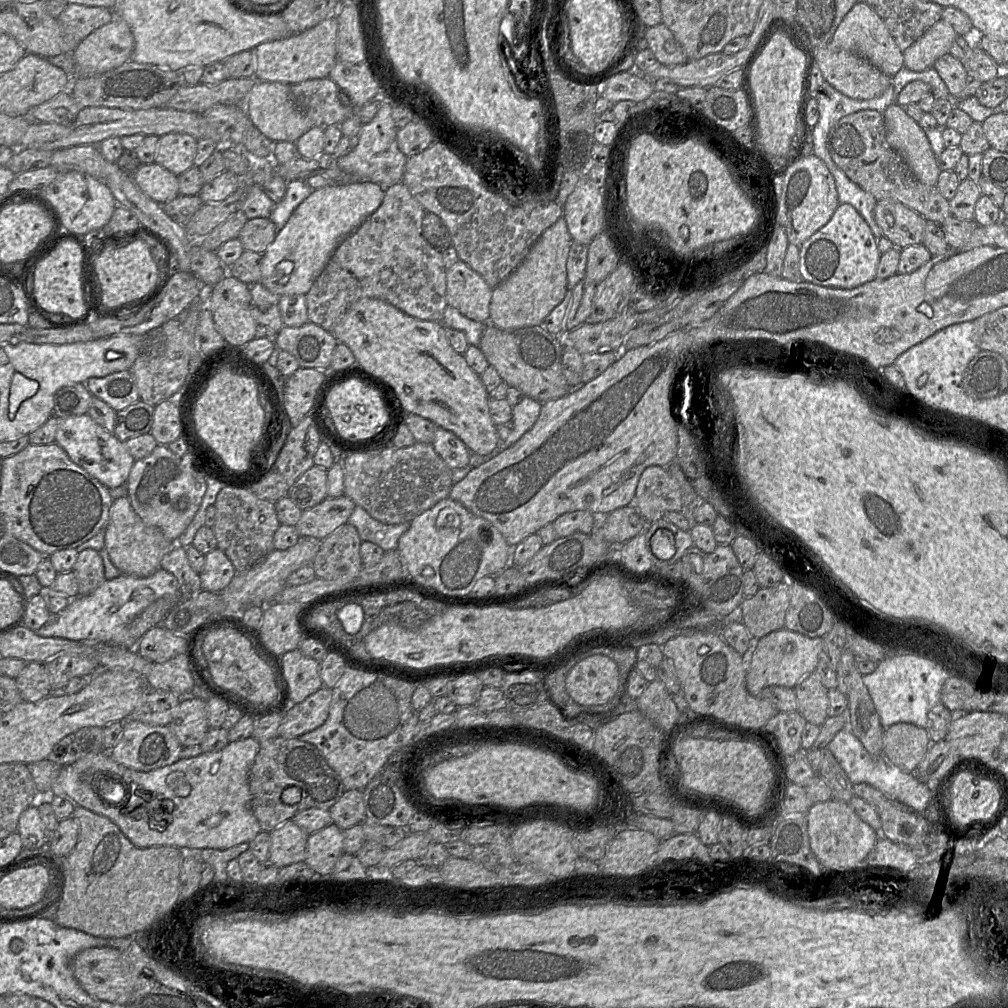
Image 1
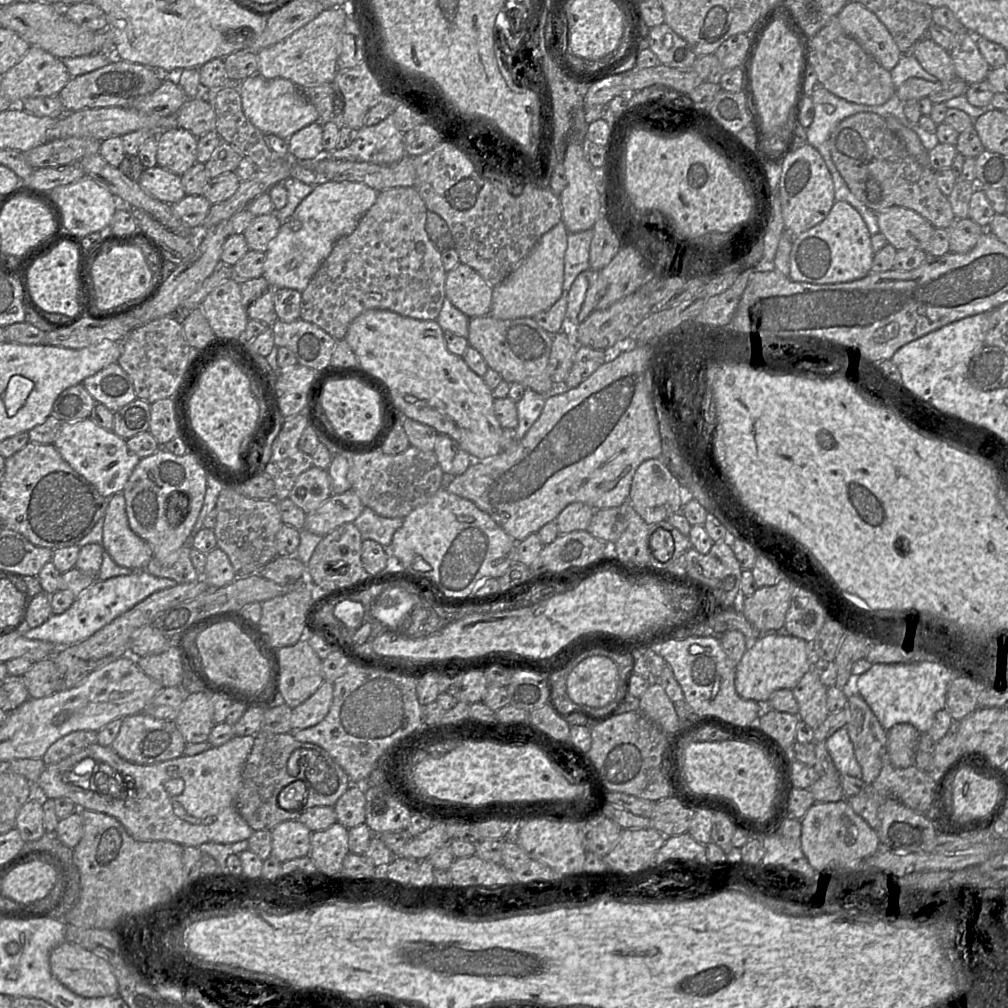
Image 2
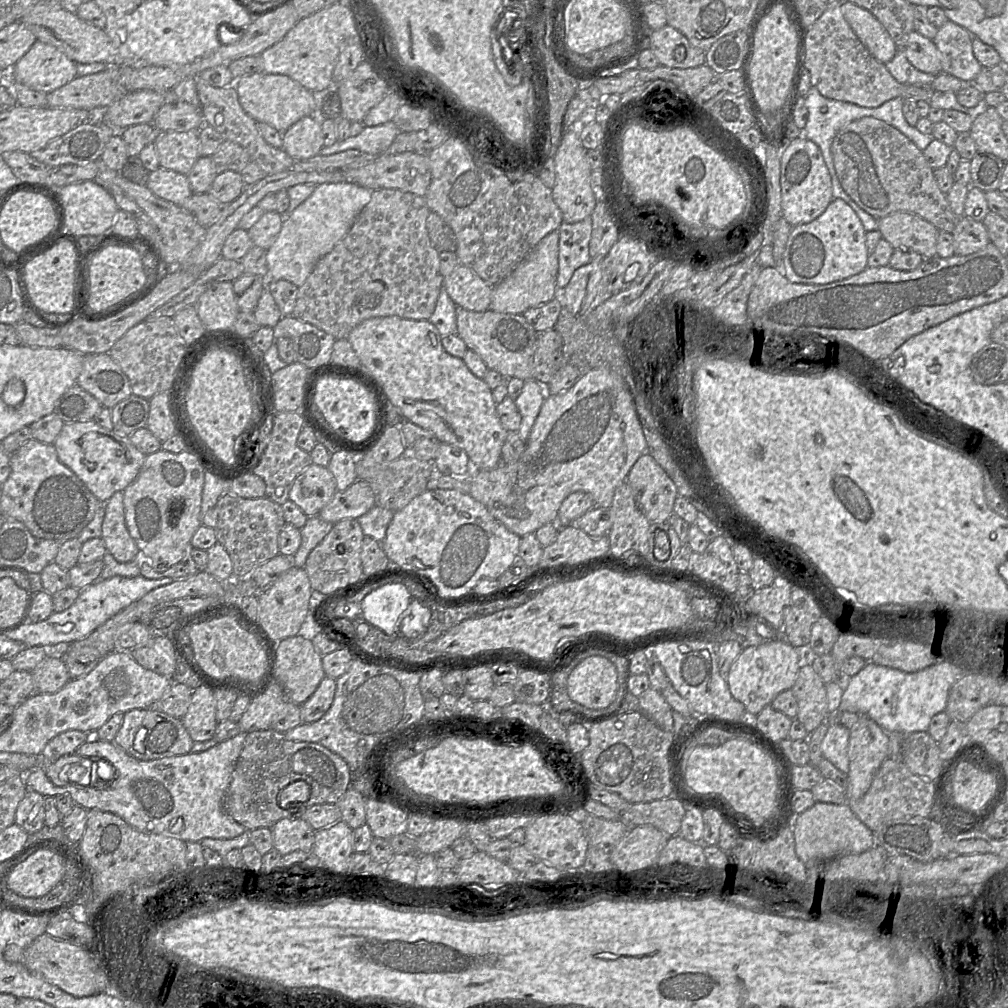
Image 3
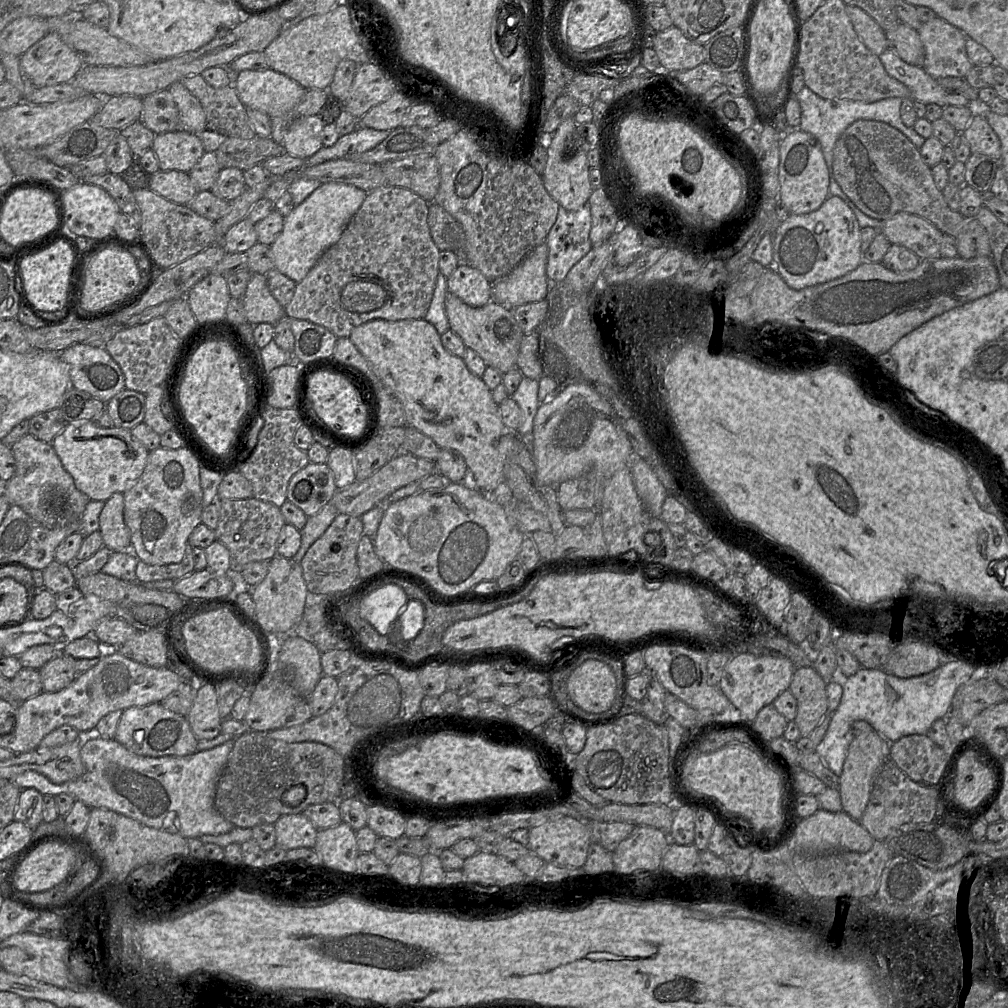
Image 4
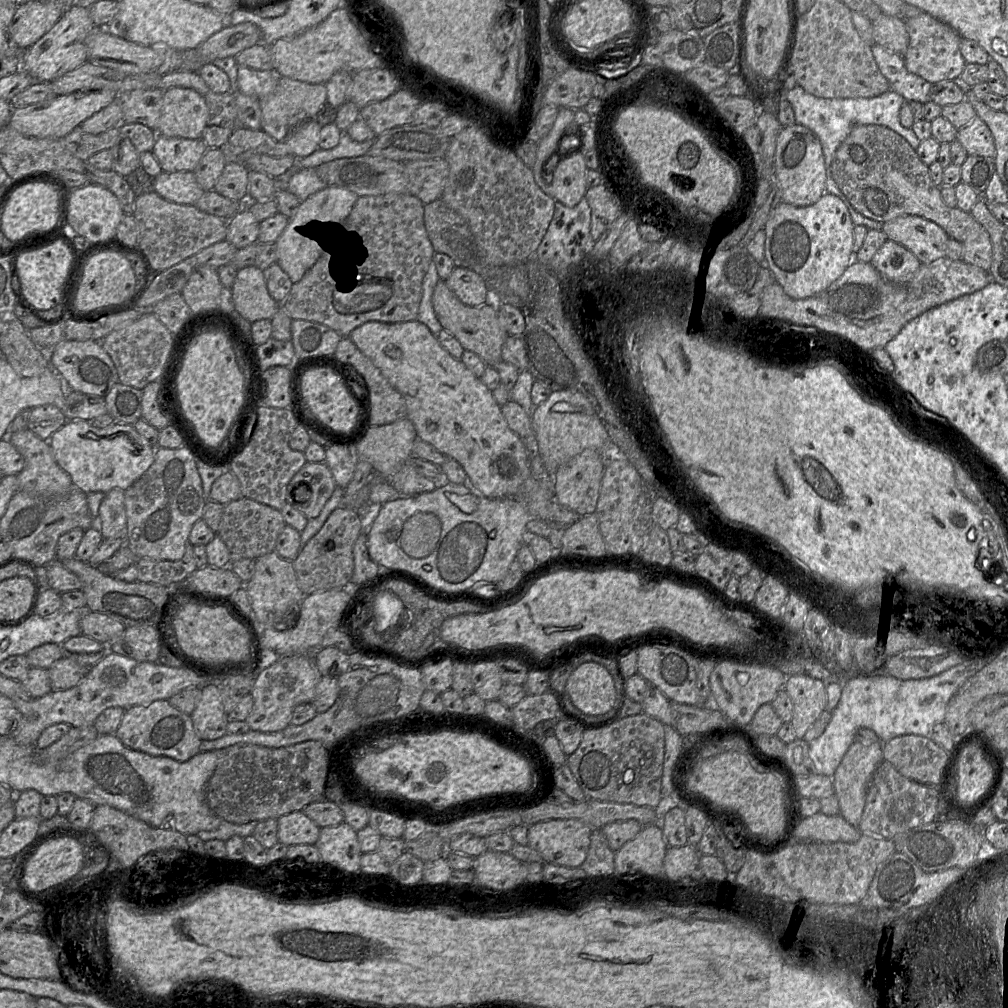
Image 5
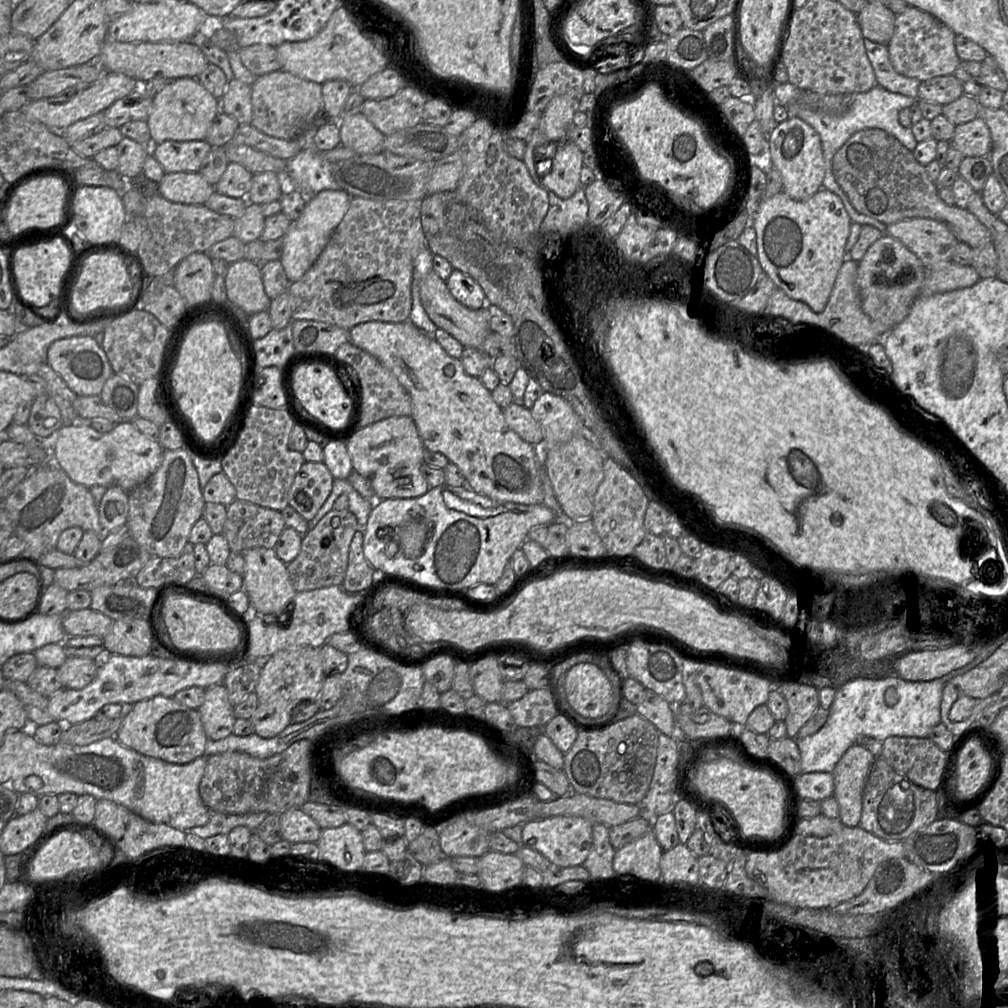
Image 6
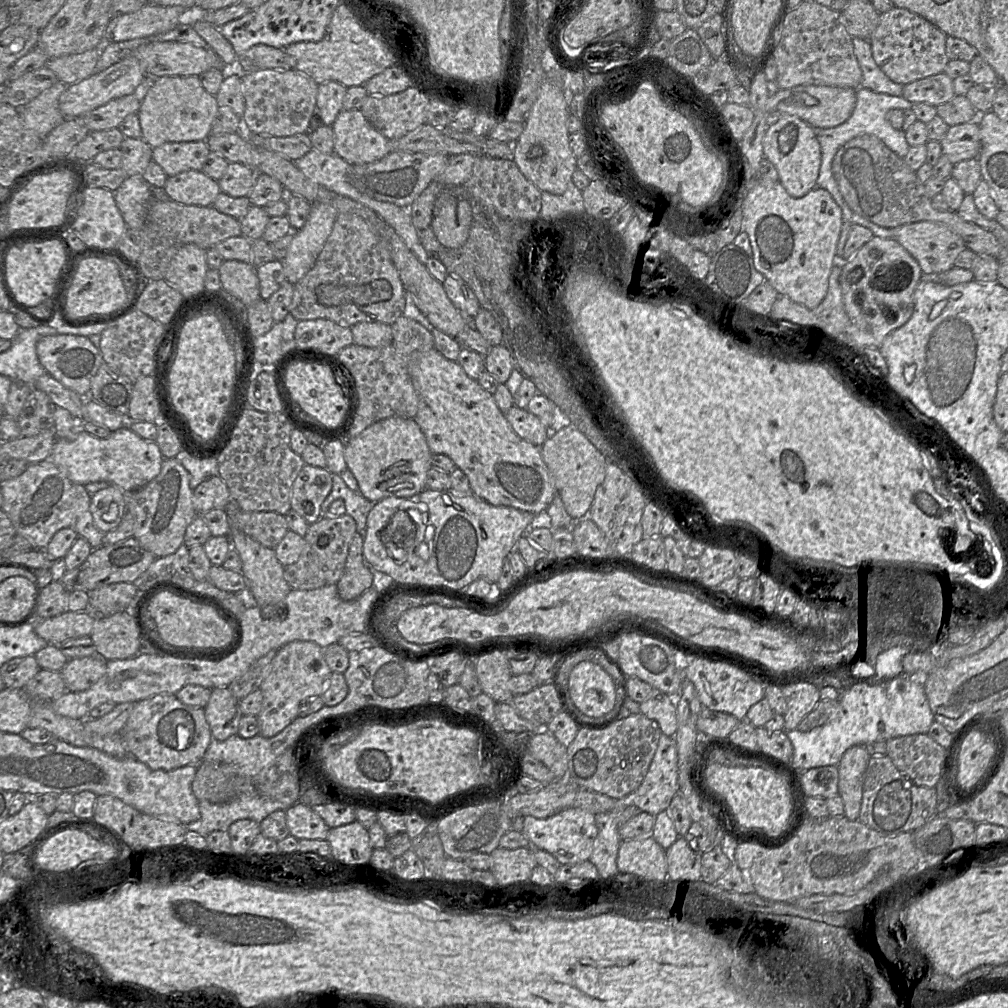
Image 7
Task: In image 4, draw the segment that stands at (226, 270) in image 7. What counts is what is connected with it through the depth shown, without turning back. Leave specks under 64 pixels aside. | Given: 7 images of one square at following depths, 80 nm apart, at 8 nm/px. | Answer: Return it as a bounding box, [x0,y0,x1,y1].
[242,273,286,325]

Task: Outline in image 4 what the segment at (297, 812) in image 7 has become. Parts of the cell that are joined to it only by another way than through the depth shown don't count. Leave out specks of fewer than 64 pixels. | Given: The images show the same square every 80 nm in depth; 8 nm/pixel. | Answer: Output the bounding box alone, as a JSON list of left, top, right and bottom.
[274,813,318,850]

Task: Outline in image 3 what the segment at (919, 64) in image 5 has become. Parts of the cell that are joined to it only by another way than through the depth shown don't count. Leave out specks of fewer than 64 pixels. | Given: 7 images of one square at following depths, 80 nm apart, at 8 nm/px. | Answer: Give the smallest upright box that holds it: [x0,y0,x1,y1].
[933,20,982,83]

